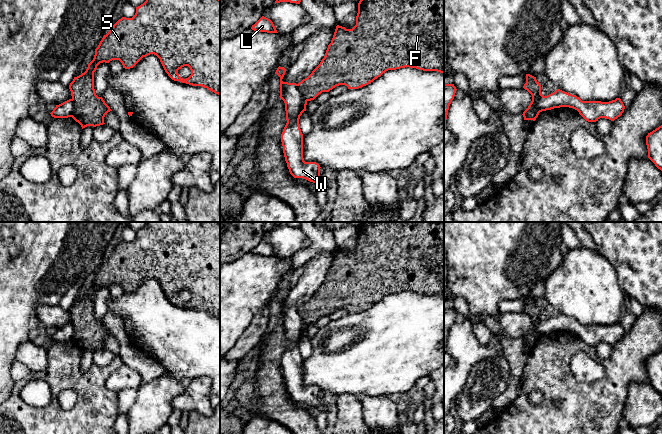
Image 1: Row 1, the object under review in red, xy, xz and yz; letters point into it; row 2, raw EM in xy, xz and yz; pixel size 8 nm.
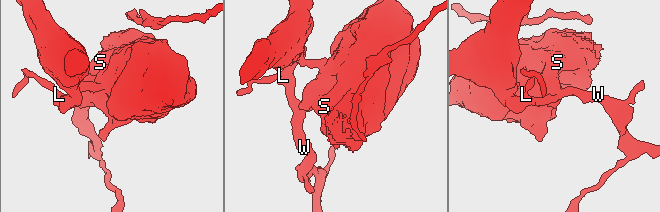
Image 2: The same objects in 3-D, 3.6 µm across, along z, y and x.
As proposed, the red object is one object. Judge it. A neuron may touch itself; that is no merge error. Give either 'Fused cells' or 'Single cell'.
Fused cells

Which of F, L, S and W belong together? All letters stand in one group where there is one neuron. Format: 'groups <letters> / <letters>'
groups F S / L W

